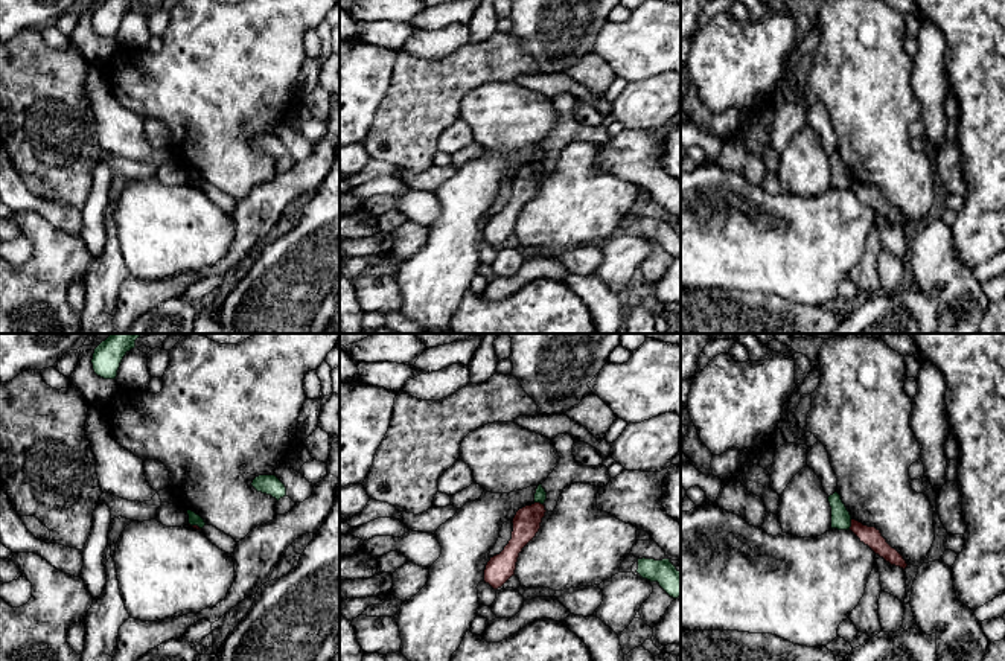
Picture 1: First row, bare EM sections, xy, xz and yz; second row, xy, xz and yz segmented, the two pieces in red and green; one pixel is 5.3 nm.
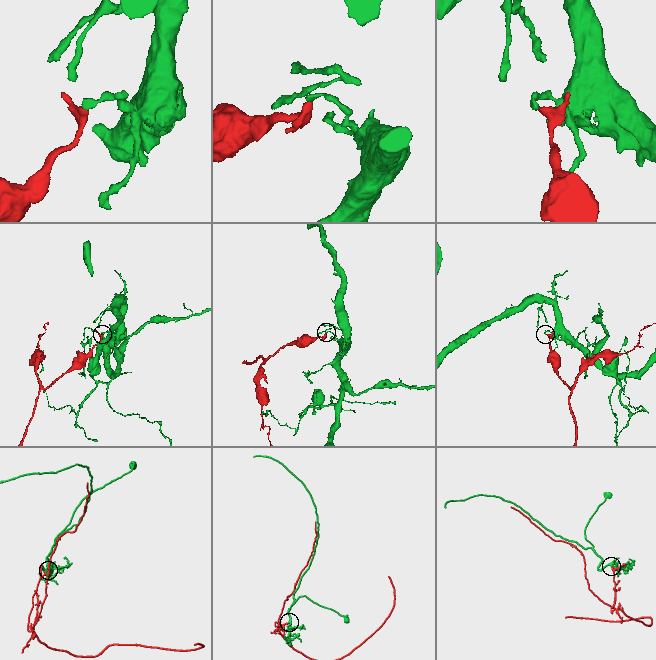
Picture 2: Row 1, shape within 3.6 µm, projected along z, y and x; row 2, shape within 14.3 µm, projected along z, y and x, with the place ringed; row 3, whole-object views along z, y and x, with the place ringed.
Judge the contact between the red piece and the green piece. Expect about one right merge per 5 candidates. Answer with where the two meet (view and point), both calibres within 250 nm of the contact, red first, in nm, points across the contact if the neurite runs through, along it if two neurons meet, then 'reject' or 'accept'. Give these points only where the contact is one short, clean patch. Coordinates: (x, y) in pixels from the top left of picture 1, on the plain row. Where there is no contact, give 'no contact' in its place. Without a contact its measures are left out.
meets red in yz at (851, 183); 100 nm thick on the red side, 110 nm on the other; border along yz (851, 178), (848, 188); reject

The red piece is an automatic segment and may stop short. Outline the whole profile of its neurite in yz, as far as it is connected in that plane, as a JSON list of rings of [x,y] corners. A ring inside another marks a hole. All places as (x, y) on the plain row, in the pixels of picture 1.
[[[851,178],[850,189],[860,198],[860,201],[868,204],[876,213],[883,216],[891,224],[900,225],[903,228],[908,225],[903,215],[886,201],[880,189],[876,186],[868,186],[856,178]]]

